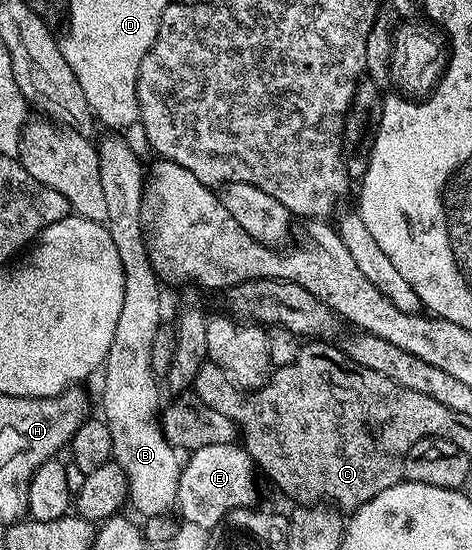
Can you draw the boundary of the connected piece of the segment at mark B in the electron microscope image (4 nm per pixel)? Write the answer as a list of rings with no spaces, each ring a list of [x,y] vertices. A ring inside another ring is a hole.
[[[110,136],[97,143],[98,163],[100,164],[100,185],[104,192],[104,200],[108,204],[108,216],[105,228],[112,236],[112,244],[116,244],[116,253],[120,256],[120,264],[124,268],[124,308],[120,308],[120,320],[116,320],[116,336],[112,336],[112,348],[108,348],[108,356],[104,363],[106,375],[102,378],[102,411],[101,417],[108,424],[108,432],[112,432],[112,458],[124,472],[126,483],[130,489],[129,505],[135,506],[142,516],[165,515],[169,506],[178,498],[178,480],[182,475],[183,463],[179,451],[170,445],[164,436],[160,421],[160,405],[158,406],[158,382],[152,368],[152,340],[156,340],[156,332],[163,325],[162,290],[160,279],[150,264],[150,248],[144,237],[144,166],[138,154],[125,142],[122,136]]]

